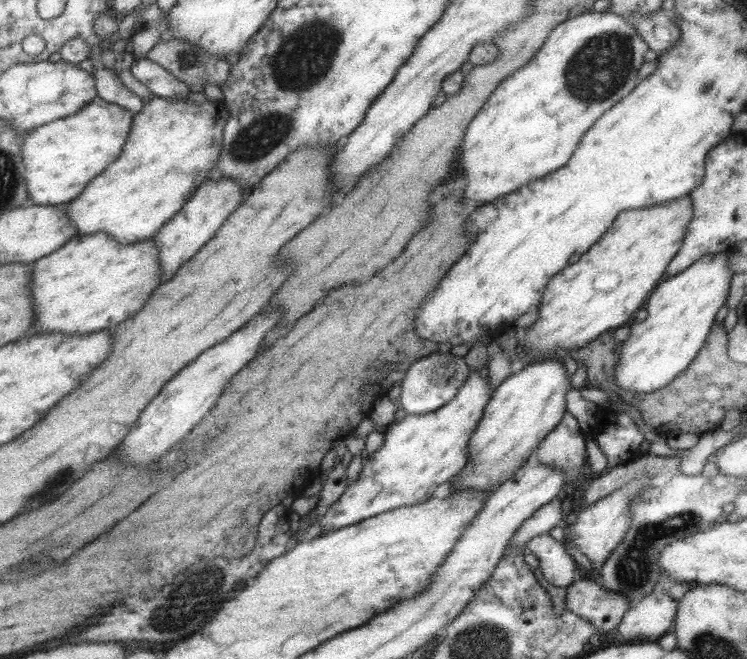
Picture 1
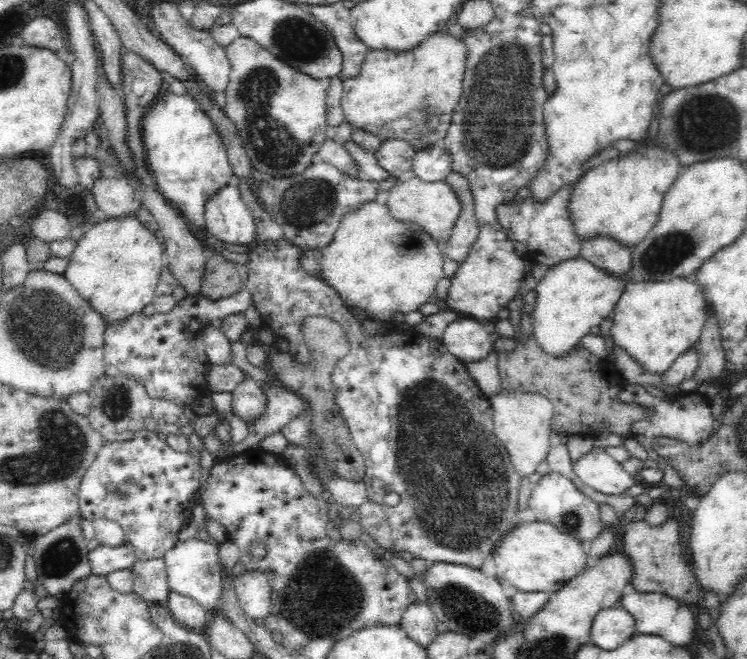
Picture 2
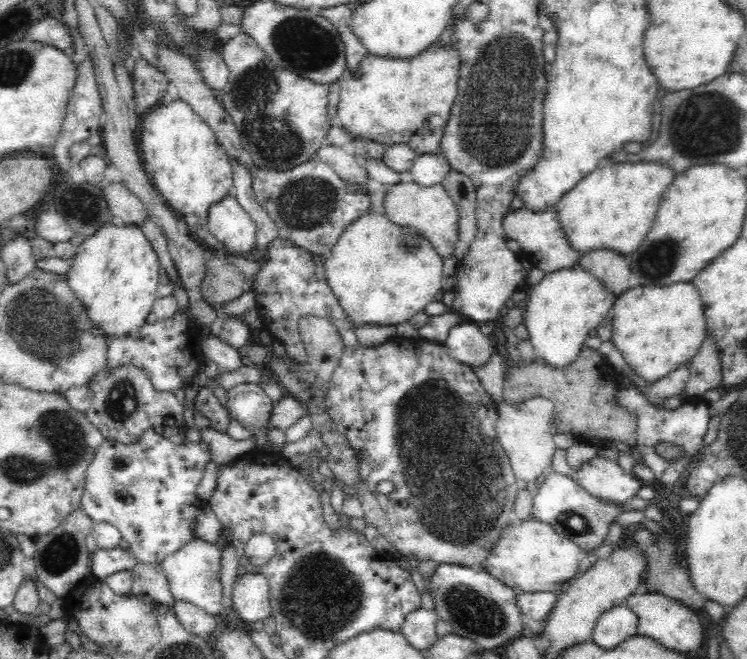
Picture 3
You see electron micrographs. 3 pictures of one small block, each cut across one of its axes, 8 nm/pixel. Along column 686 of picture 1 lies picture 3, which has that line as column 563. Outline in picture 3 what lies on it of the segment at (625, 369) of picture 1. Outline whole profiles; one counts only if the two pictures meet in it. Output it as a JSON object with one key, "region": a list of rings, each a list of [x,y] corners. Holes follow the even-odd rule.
{"region":[[[581,264],[548,272],[526,293],[526,332],[537,356],[550,366],[568,366],[584,346],[590,330],[610,318],[618,298]]]}

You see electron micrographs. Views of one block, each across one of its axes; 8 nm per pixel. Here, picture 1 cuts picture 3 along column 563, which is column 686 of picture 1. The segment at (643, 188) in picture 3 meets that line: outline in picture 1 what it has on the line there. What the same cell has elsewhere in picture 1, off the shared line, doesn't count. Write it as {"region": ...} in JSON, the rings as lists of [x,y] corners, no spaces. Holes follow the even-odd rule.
{"region":[[[681,196],[650,208],[619,212],[611,222],[611,226],[603,232],[603,236],[600,236],[577,262],[565,265],[547,281],[537,306],[537,319],[529,327],[524,328],[523,338],[516,339],[517,353],[521,354],[527,363],[539,362],[549,352],[567,354],[573,348],[585,346],[587,342],[591,342],[611,328],[617,329],[628,325],[640,316],[643,302],[664,278],[667,264],[679,251],[691,215],[693,215],[693,204],[689,196]]]}

